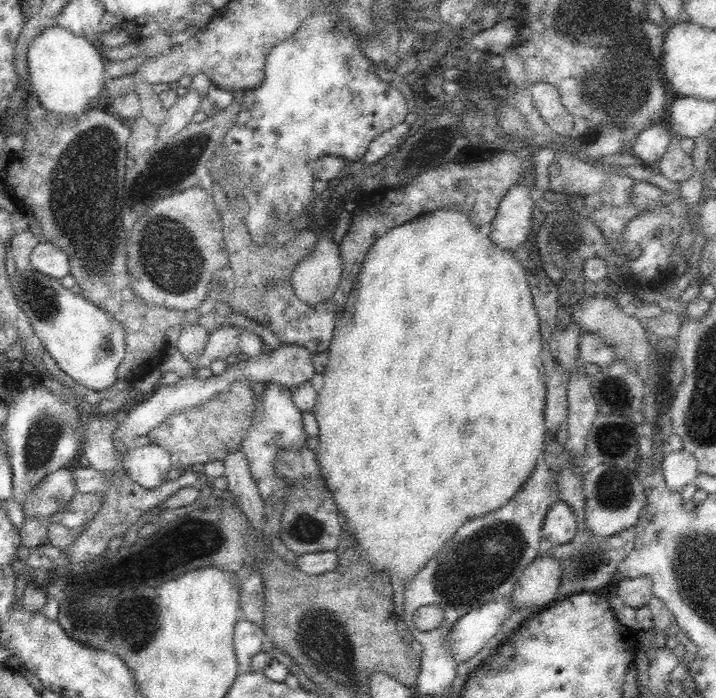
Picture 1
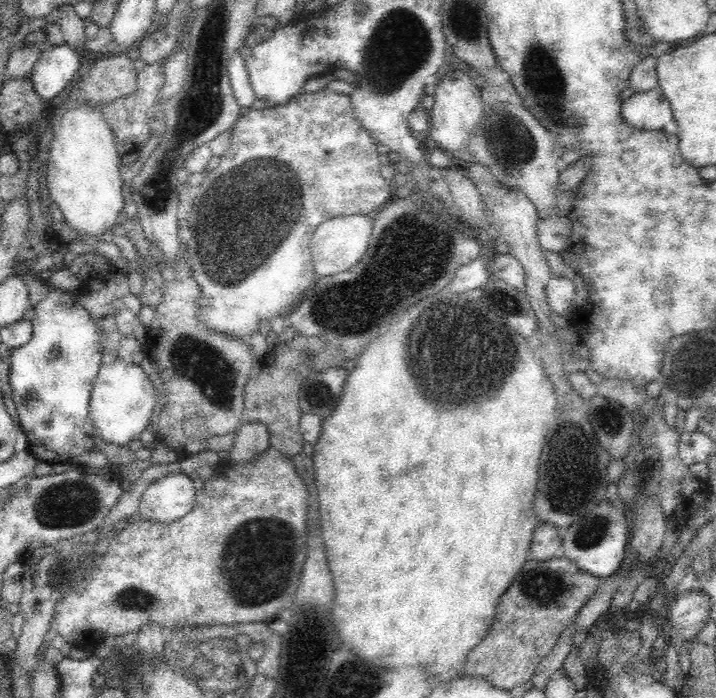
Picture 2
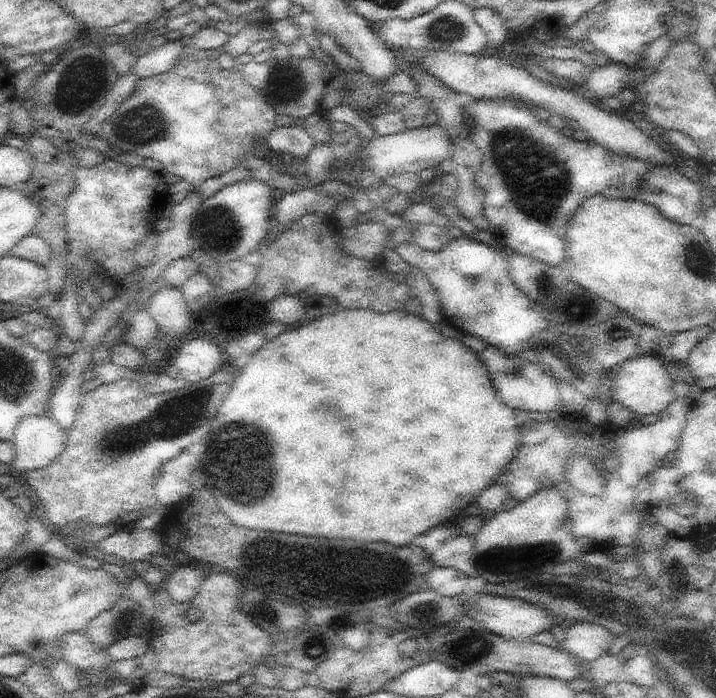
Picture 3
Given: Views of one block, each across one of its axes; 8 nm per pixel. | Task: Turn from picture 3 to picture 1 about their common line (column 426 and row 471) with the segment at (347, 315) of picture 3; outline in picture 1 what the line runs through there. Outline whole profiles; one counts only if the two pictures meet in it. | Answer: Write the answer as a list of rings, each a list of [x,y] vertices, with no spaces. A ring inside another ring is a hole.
[[[450,209],[420,215],[391,228],[370,247],[336,322],[327,350],[328,364],[322,372],[323,385],[317,391],[313,409],[319,426],[316,457],[320,474],[325,479],[325,488],[332,493],[345,518],[346,527],[355,537],[355,548],[363,564],[369,564],[374,571],[386,573],[391,580],[399,581],[406,588],[416,573],[444,548],[444,544],[464,524],[484,516],[484,512],[496,512],[524,486],[539,465],[538,456],[546,440],[546,383],[542,348],[540,318],[526,280],[525,263],[518,261],[512,251],[494,244],[488,230],[476,227],[464,212]],[[466,424],[470,426],[470,432],[464,430]]]

